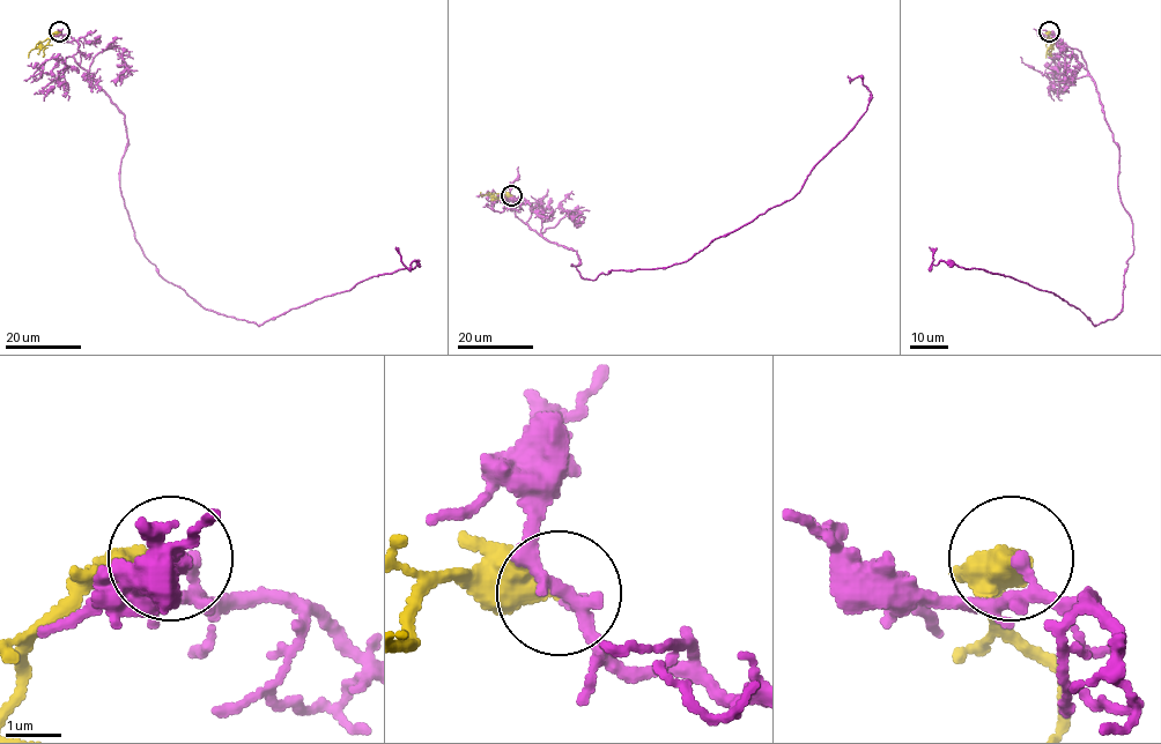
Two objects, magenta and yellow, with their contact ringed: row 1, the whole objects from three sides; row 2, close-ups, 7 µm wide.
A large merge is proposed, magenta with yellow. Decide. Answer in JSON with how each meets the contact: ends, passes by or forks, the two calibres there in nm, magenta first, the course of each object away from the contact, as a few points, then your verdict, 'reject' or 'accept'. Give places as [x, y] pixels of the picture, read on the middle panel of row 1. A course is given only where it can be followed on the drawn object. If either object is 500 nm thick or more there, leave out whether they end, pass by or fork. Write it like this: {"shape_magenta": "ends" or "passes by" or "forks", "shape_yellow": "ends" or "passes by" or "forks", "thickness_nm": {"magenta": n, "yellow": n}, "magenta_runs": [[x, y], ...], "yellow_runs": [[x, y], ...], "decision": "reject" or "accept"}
{"shape_magenta": "forks", "shape_yellow": "ends", "thickness_nm": {"magenta": 150, "yellow": 480}, "magenta_runs": [[511, 195], [583, 278], [686, 262], [798, 192], [866, 110], [848, 75]], "yellow_runs": [[511, 195], [492, 199], [481, 192]], "decision": "accept"}

